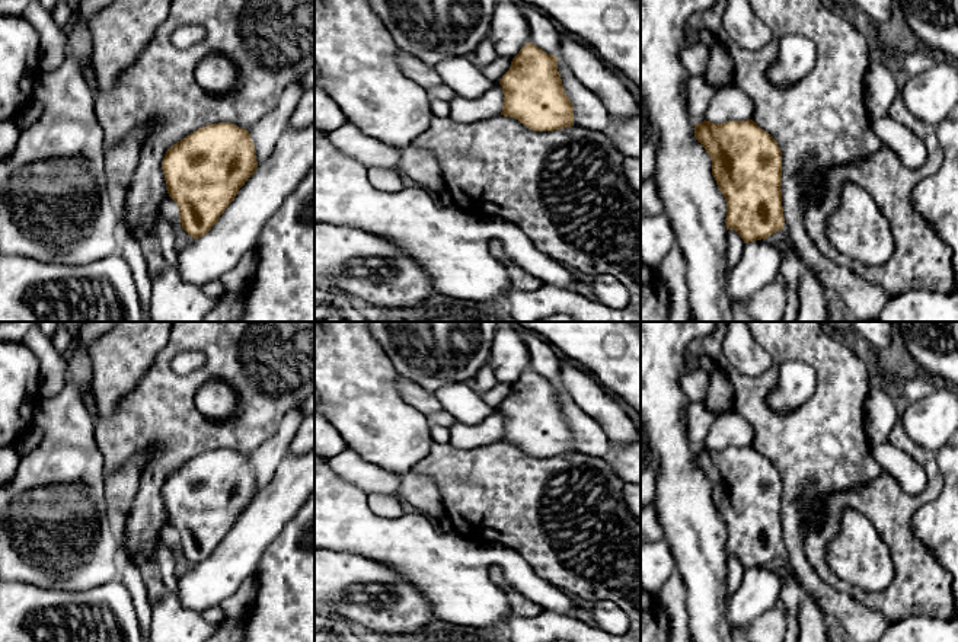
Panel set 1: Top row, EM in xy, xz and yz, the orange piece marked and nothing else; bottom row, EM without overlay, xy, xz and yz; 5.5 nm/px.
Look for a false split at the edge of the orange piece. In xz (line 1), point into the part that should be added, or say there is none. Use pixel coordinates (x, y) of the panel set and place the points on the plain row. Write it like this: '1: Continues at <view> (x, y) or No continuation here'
1: No continuation here

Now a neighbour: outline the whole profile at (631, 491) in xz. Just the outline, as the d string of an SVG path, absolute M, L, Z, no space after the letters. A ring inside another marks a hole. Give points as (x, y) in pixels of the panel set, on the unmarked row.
M626 483L623 486L623 502L633 518L641 523L641 485Z

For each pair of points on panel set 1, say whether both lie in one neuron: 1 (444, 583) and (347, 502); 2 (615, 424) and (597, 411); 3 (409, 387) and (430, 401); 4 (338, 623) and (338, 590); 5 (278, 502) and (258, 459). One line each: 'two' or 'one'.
1: one
2: one
3: one
4: two
5: two

